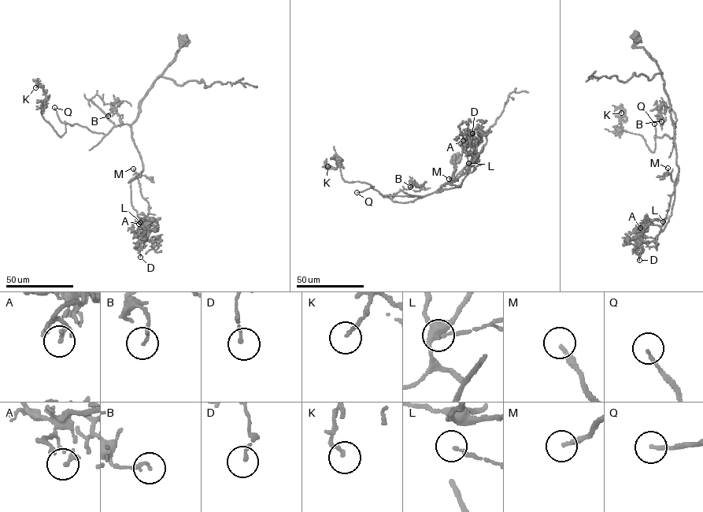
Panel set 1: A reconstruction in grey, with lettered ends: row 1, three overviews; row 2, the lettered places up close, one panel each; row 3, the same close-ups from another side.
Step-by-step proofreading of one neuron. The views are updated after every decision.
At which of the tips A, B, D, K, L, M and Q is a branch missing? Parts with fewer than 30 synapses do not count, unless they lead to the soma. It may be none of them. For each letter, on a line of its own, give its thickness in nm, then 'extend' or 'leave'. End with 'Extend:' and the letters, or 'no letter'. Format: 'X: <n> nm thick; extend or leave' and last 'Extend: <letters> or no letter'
A: 180 nm thick; extend
B: 120 nm thick; leave
D: 120 nm thick; leave
K: 150 nm thick; leave
L: 110 nm thick; leave
M: 200 nm thick; extend
Q: 140 nm thick; extend
Extend: A, M, Q

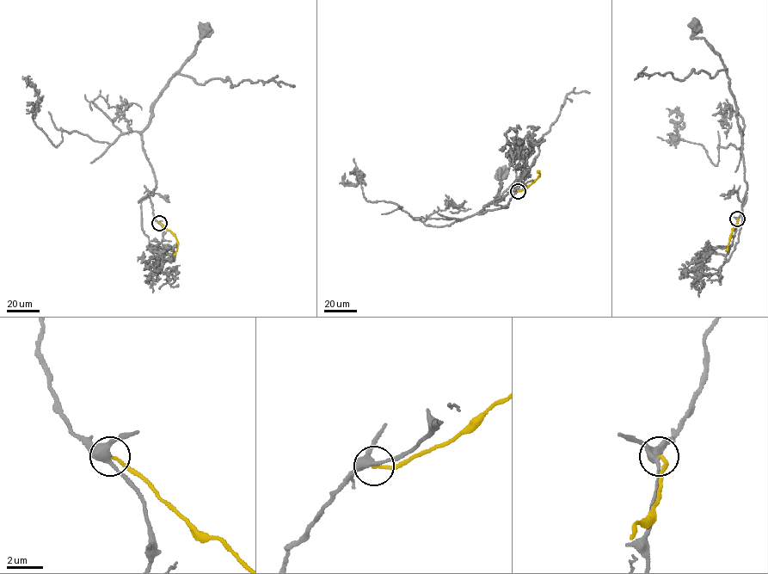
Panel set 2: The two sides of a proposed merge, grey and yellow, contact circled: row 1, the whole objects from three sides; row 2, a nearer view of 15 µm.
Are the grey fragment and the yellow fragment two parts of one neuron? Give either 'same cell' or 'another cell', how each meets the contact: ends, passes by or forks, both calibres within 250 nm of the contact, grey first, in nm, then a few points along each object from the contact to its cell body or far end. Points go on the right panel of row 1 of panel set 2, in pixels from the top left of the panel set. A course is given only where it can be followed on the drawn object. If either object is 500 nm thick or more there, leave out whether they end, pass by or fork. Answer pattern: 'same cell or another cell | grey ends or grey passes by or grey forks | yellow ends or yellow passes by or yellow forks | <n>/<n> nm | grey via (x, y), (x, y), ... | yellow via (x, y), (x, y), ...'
another cell | grey forks | yellow ends | 360/170 nm | grey via (737, 219), (746, 200), (747, 186), (734, 98), (719, 56), (703, 38), (691, 38), (697, 27), (695, 24) | yellow via (737, 219), (725, 250)

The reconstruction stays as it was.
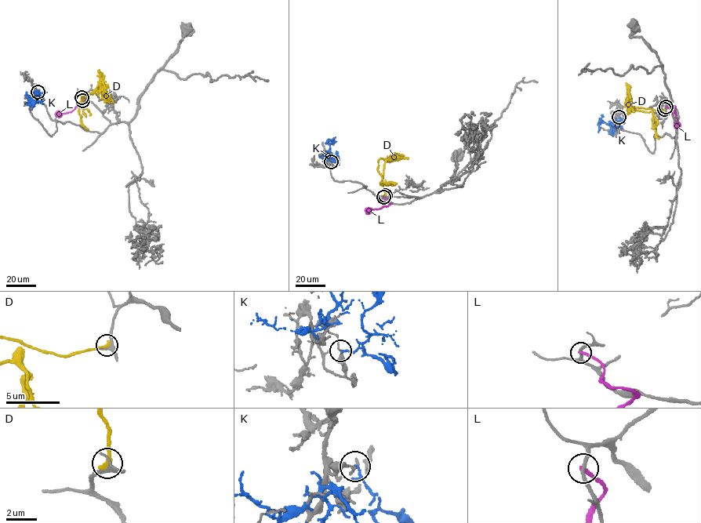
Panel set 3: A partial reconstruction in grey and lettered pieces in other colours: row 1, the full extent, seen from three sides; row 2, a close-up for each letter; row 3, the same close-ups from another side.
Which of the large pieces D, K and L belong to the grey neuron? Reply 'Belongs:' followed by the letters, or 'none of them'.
Belongs: none of them

